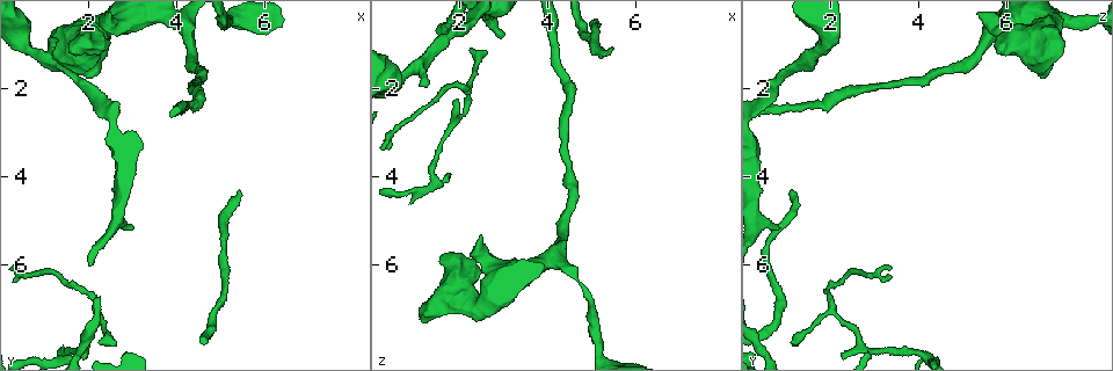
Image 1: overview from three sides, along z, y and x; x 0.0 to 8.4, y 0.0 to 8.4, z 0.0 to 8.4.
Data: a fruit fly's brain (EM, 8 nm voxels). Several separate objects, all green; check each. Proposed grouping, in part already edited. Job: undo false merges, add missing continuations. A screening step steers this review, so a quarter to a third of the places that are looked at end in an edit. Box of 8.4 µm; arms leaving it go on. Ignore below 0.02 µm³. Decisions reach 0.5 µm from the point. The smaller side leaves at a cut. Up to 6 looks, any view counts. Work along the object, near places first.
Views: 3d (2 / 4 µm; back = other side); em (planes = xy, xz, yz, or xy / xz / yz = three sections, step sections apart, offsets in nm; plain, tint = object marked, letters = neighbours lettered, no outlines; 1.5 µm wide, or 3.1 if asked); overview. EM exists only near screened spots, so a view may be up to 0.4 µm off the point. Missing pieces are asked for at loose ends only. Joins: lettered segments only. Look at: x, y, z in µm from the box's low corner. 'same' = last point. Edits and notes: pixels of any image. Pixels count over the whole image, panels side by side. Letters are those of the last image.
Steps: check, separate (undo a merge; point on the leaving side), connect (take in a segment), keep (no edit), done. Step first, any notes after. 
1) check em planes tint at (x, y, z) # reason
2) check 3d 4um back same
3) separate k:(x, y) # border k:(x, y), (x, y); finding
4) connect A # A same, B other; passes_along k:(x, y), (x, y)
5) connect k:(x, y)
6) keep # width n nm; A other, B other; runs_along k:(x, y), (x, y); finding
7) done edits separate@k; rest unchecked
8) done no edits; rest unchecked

check 3d 2um at (5.45, 4.30, 1.15) # end of a long branch

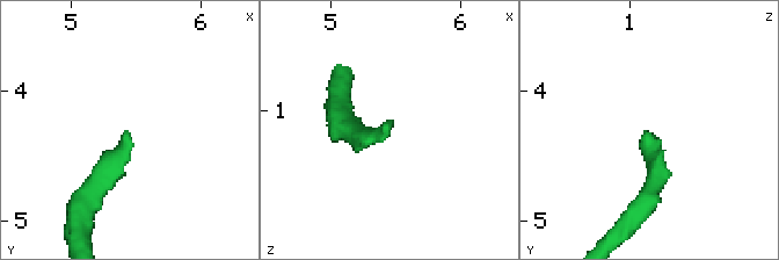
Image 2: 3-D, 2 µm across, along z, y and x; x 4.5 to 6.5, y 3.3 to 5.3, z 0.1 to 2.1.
check em planes letters at (5.46, 4.34, 1.12) # shape alone is not enough

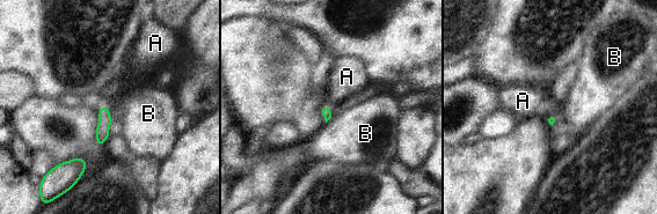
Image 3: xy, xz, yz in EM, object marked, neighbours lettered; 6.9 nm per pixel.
connect A # A same, B other; passes_along 3:(326, 111), (329, 106), (347, 76); it goes on there

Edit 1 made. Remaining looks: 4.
check em planes tint at (1.25, 0.90, 1.95) # tapers out

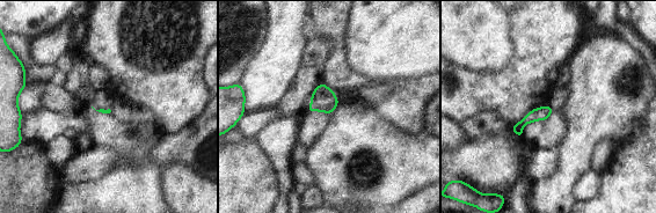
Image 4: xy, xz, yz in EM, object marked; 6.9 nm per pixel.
check em planes letters same

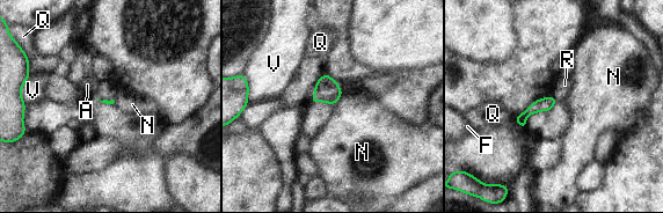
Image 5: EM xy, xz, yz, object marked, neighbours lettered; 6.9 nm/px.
keep # A other, F other, N other, Q other, R other, V other; border 5:(553, 95), (559, 102); none of them fits

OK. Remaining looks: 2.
check 3d 4um at (1.55, 1.10, 5.85) # free end

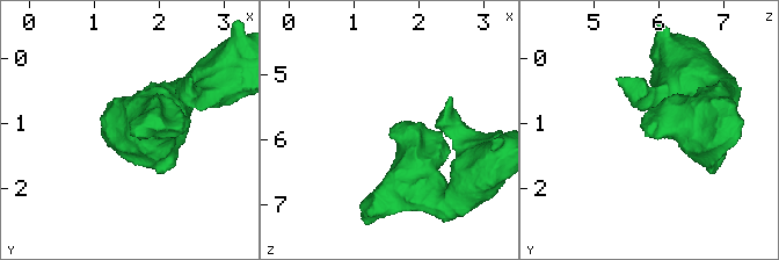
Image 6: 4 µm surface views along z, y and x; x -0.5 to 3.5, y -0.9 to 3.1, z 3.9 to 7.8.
check em yz step 4 letters at (1.60, 1.10, 5.80) # shape alone is not enough

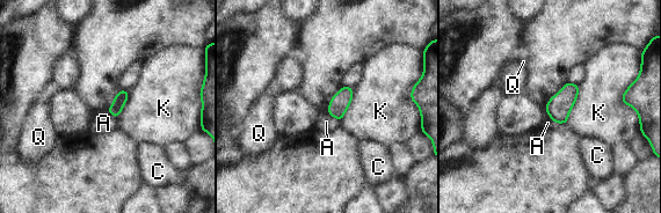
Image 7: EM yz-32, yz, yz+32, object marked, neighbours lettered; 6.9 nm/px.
keep # A other, C other, K other, Q other; border 7:(325, 110), (340, 122); no lettered segment goes on from it

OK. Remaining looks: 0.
done edits connect@3; rest unchecked

